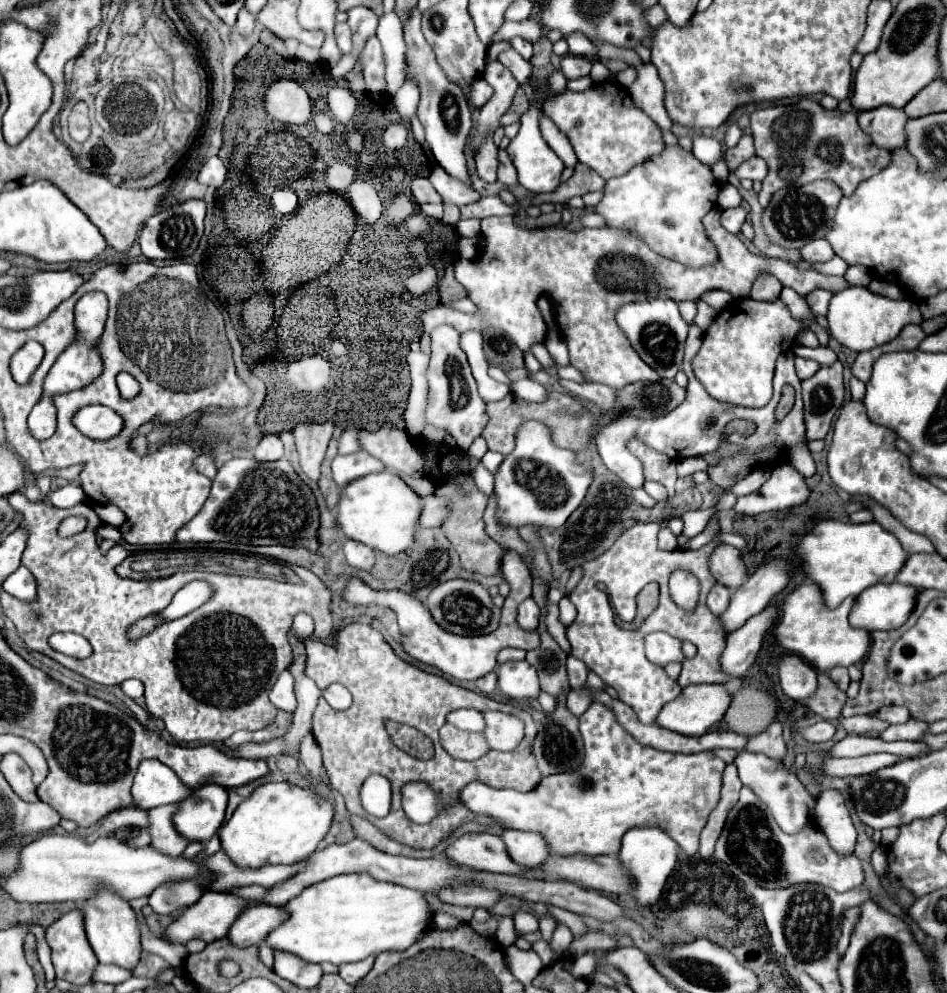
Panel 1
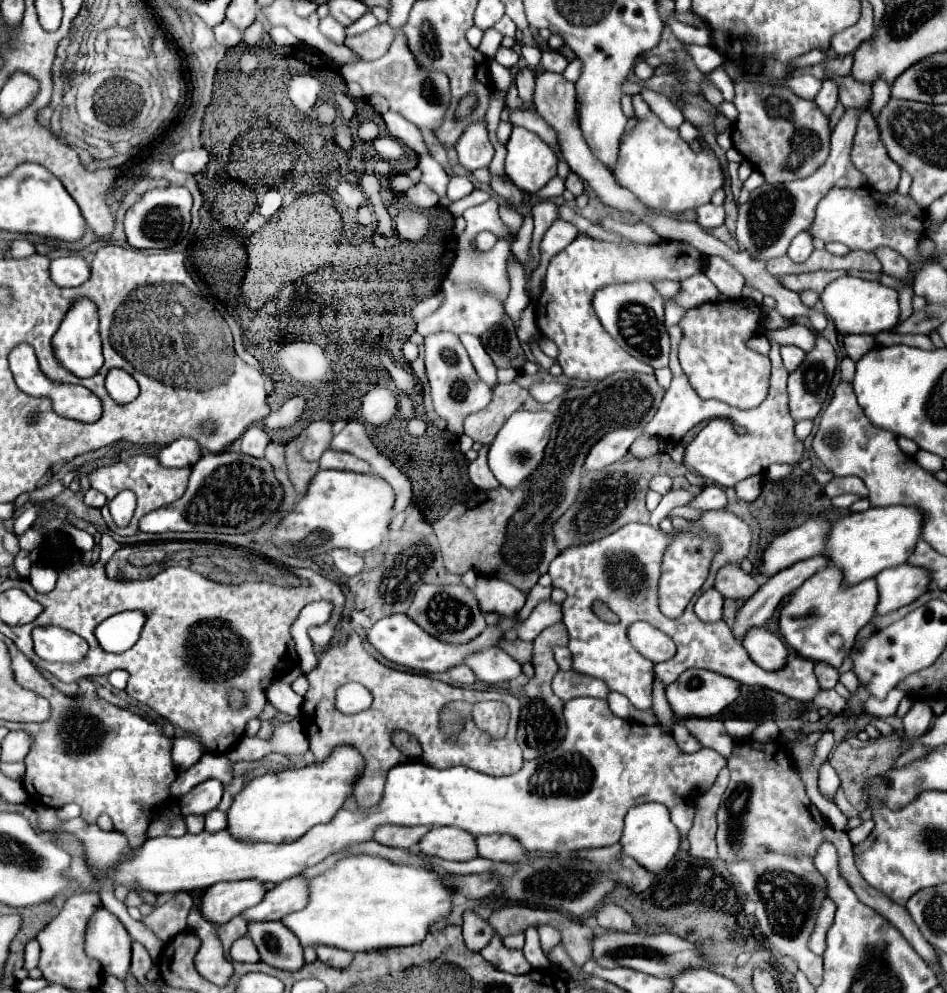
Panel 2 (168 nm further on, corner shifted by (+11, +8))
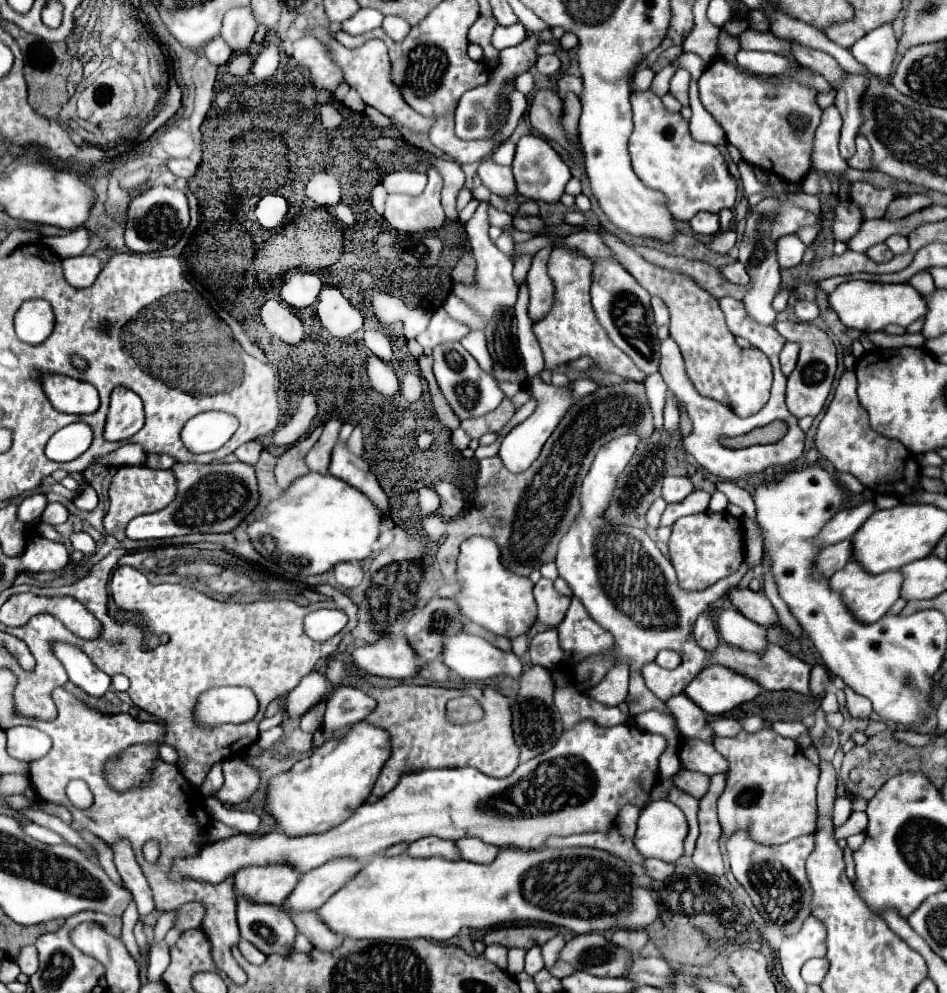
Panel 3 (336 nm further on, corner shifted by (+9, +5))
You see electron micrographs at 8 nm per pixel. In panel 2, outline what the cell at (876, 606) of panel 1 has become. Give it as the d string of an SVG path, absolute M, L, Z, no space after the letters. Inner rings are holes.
M908 563L900 567L884 569L874 579L878 585L878 603L876 603L878 615L892 613L912 603L928 589L930 583L924 571L916 571L916 567L908 567Z

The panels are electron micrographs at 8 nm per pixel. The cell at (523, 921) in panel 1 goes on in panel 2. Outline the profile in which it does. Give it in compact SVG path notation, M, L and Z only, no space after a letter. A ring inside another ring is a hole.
M528 927L524 931L526 935L526 945L524 945L524 955L528 959L528 963L536 969L536 967L548 967L550 961L546 959L544 951L540 949L540 941L538 941L538 933L536 933L536 927Z

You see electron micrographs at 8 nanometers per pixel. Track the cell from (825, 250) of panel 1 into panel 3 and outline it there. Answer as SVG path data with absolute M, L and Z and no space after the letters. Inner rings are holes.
M782 236L776 242L776 254L780 268L794 268L802 262L806 244L798 236Z

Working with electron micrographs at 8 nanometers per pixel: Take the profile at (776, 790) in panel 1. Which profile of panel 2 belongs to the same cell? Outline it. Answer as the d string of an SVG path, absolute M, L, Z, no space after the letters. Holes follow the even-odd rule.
M688 719L684 721L688 731L704 745L710 747L714 751L718 751L720 755L724 755L726 759L732 755L734 749L734 739L728 735L728 731L724 729L724 723L720 719Z

